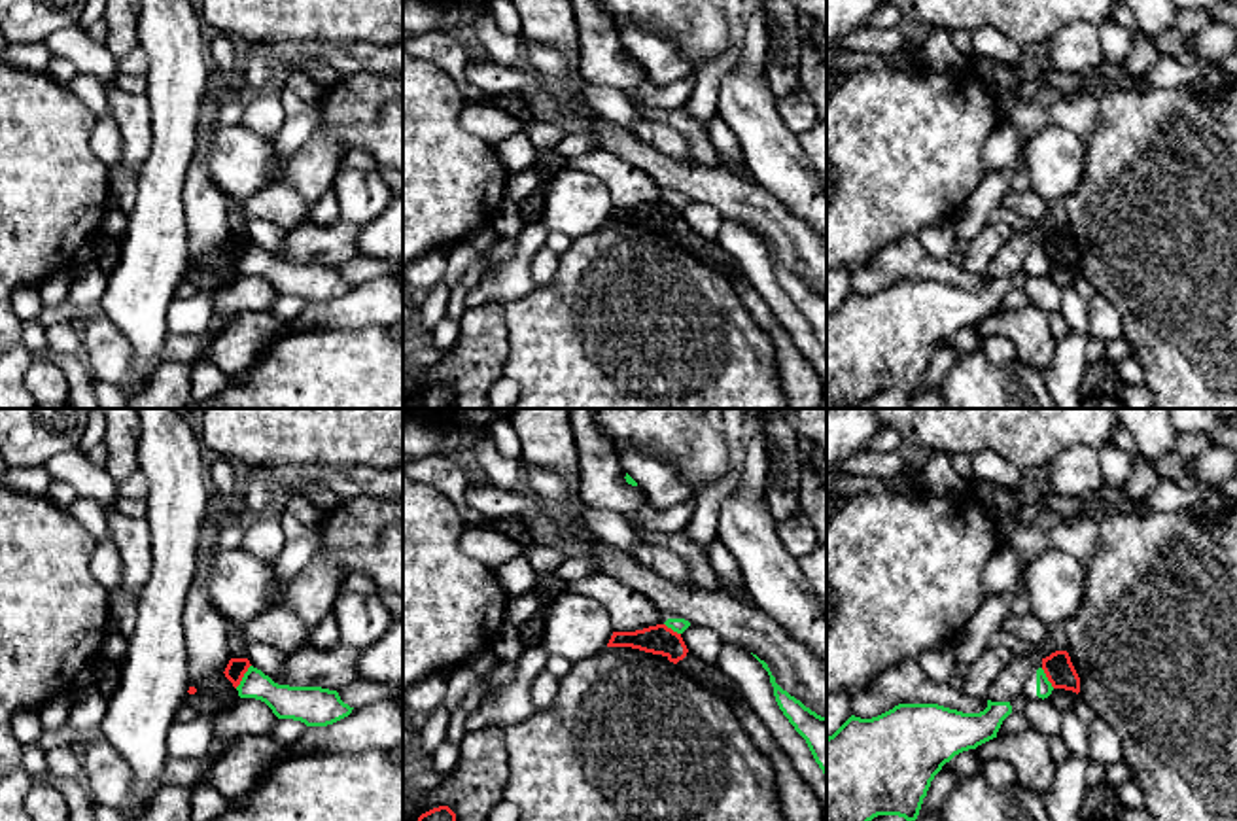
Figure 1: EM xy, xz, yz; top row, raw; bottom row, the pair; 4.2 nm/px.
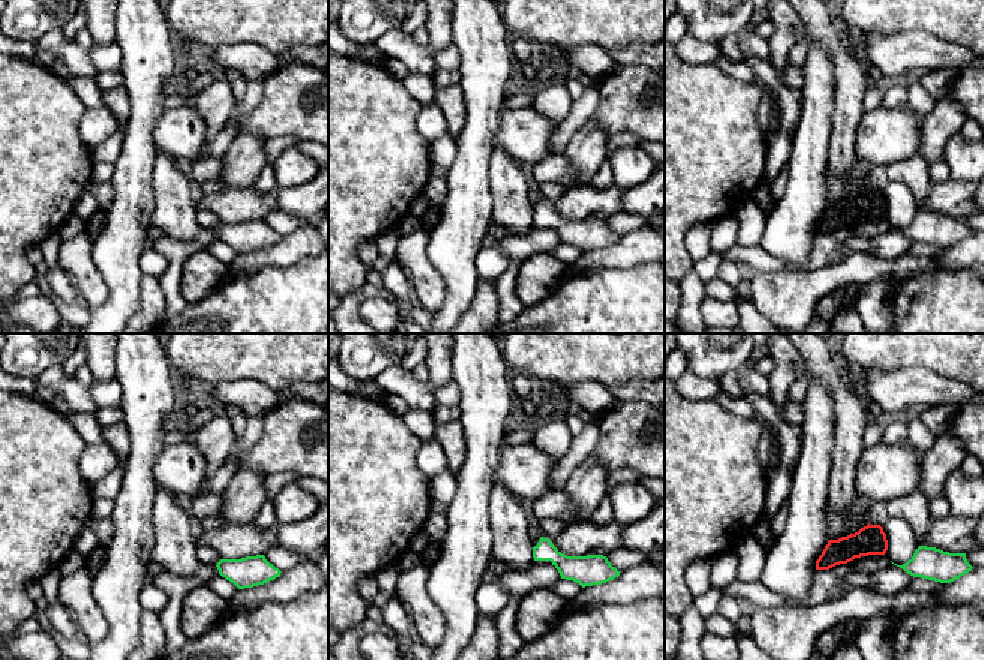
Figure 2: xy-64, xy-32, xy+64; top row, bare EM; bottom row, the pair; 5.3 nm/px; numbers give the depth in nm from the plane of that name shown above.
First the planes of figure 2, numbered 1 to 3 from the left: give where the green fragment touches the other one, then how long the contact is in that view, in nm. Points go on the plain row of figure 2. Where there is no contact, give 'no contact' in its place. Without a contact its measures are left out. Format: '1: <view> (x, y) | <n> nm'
1: no contact
2: no contact
3: no contact

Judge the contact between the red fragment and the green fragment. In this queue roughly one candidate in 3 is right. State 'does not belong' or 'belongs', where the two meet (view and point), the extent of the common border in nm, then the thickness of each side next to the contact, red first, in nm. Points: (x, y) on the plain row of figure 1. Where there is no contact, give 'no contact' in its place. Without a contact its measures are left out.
does not belong; contact xy (243, 252); length 120 nm; calibres 90 and 140 nm

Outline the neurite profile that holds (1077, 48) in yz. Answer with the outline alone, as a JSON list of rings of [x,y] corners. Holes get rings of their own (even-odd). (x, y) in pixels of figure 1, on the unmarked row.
[[[1072,23],[1063,26],[1044,45],[1044,68],[1038,76],[1042,85],[1054,74],[1080,74],[1105,62],[1099,26],[1091,23]]]

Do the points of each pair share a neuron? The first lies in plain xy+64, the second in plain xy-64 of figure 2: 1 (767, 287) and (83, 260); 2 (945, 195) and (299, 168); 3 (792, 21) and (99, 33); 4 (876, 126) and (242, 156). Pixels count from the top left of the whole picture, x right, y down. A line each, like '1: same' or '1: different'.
1: same
2: different
3: same
4: different

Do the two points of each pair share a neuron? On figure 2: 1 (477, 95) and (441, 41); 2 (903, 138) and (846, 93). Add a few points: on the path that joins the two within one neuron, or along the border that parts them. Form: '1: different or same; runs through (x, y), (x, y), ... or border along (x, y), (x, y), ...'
1: different; border along (450, 15), (450, 39), (453, 44)
2: different; border along (866, 111), (854, 144)

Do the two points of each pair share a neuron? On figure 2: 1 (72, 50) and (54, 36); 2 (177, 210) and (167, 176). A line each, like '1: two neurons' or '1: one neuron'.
1: one neuron
2: one neuron

